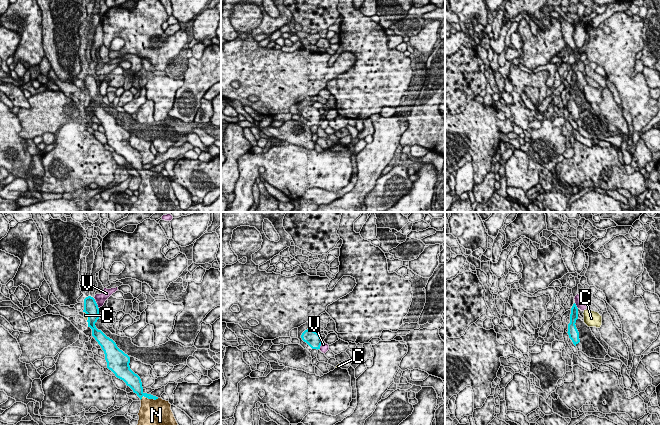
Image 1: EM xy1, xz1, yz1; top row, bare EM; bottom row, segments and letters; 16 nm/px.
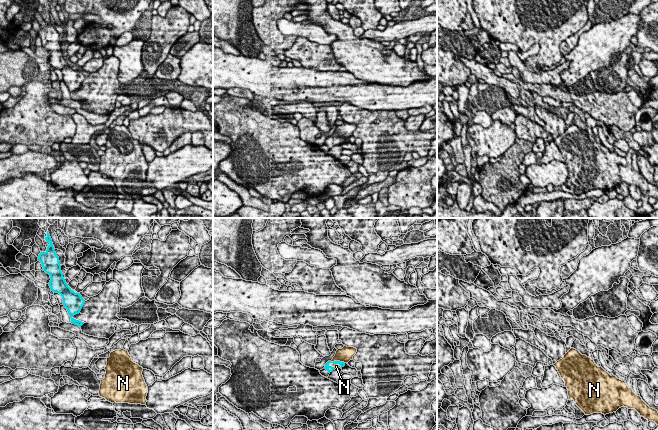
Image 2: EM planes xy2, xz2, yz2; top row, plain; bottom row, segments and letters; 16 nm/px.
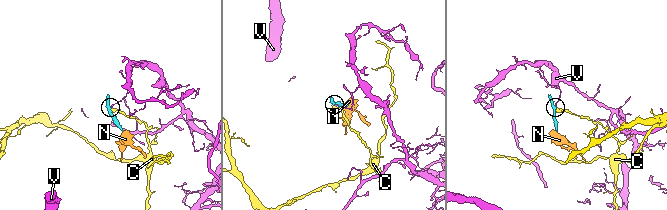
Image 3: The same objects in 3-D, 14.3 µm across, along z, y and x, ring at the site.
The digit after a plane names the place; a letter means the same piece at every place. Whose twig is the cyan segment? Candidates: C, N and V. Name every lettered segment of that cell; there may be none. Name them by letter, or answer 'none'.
N

